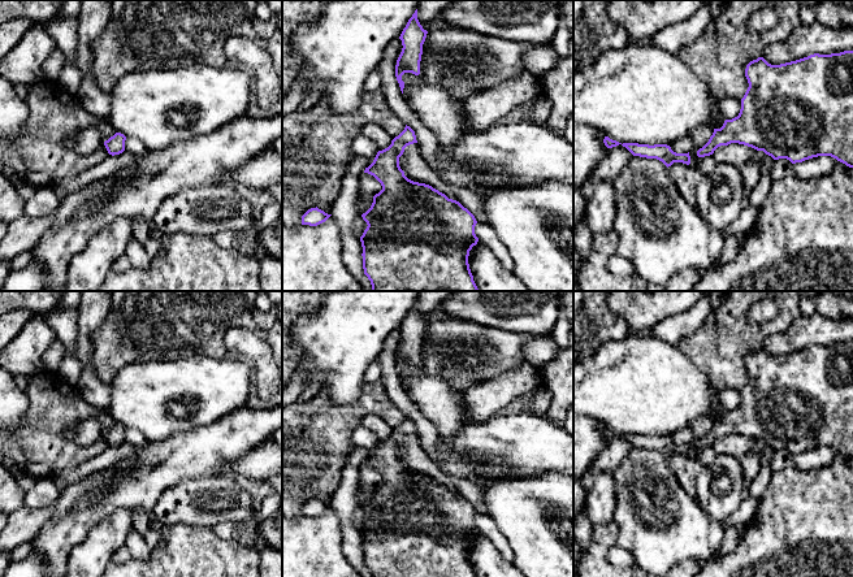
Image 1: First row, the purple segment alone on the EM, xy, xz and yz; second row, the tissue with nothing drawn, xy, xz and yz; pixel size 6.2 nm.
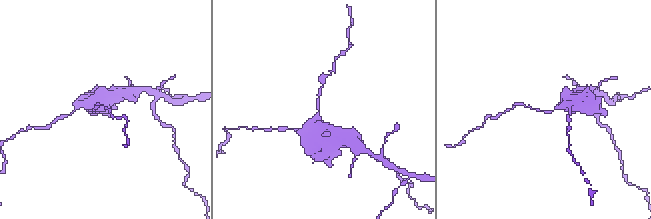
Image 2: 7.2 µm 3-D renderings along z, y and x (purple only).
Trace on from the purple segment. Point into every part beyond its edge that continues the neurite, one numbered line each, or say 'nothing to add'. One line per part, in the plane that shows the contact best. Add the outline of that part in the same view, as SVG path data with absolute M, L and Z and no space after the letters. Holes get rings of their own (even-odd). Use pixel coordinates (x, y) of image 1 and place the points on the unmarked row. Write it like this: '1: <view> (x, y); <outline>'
nothing to add

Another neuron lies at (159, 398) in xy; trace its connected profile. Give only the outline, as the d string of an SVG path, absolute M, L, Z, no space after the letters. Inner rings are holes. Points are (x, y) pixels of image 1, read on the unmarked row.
M203 355L178 360L150 360L122 366L111 386L109 416L139 430L148 442L205 426L246 405L252 387L251 364Z

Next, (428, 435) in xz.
M398 329L384 342L382 351L377 356L377 363L381 368L381 379L389 398L403 411L407 417L415 422L421 448L425 451L428 457L442 469L443 461L437 452L437 443L440 439L438 433L434 425L420 413L417 407L404 392L395 368L395 356L402 339L402 331Z

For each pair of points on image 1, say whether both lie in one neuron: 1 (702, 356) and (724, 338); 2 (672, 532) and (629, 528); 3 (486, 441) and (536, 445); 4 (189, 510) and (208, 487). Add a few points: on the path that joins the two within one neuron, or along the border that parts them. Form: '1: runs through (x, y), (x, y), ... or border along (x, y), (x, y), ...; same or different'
1: runs through (708, 351), (719, 343); same
2: runs through (662, 532), (646, 532), (640, 528); same
3: runs through (498, 445), (524, 445); same
4: runs through (194, 504), (206, 493); same

